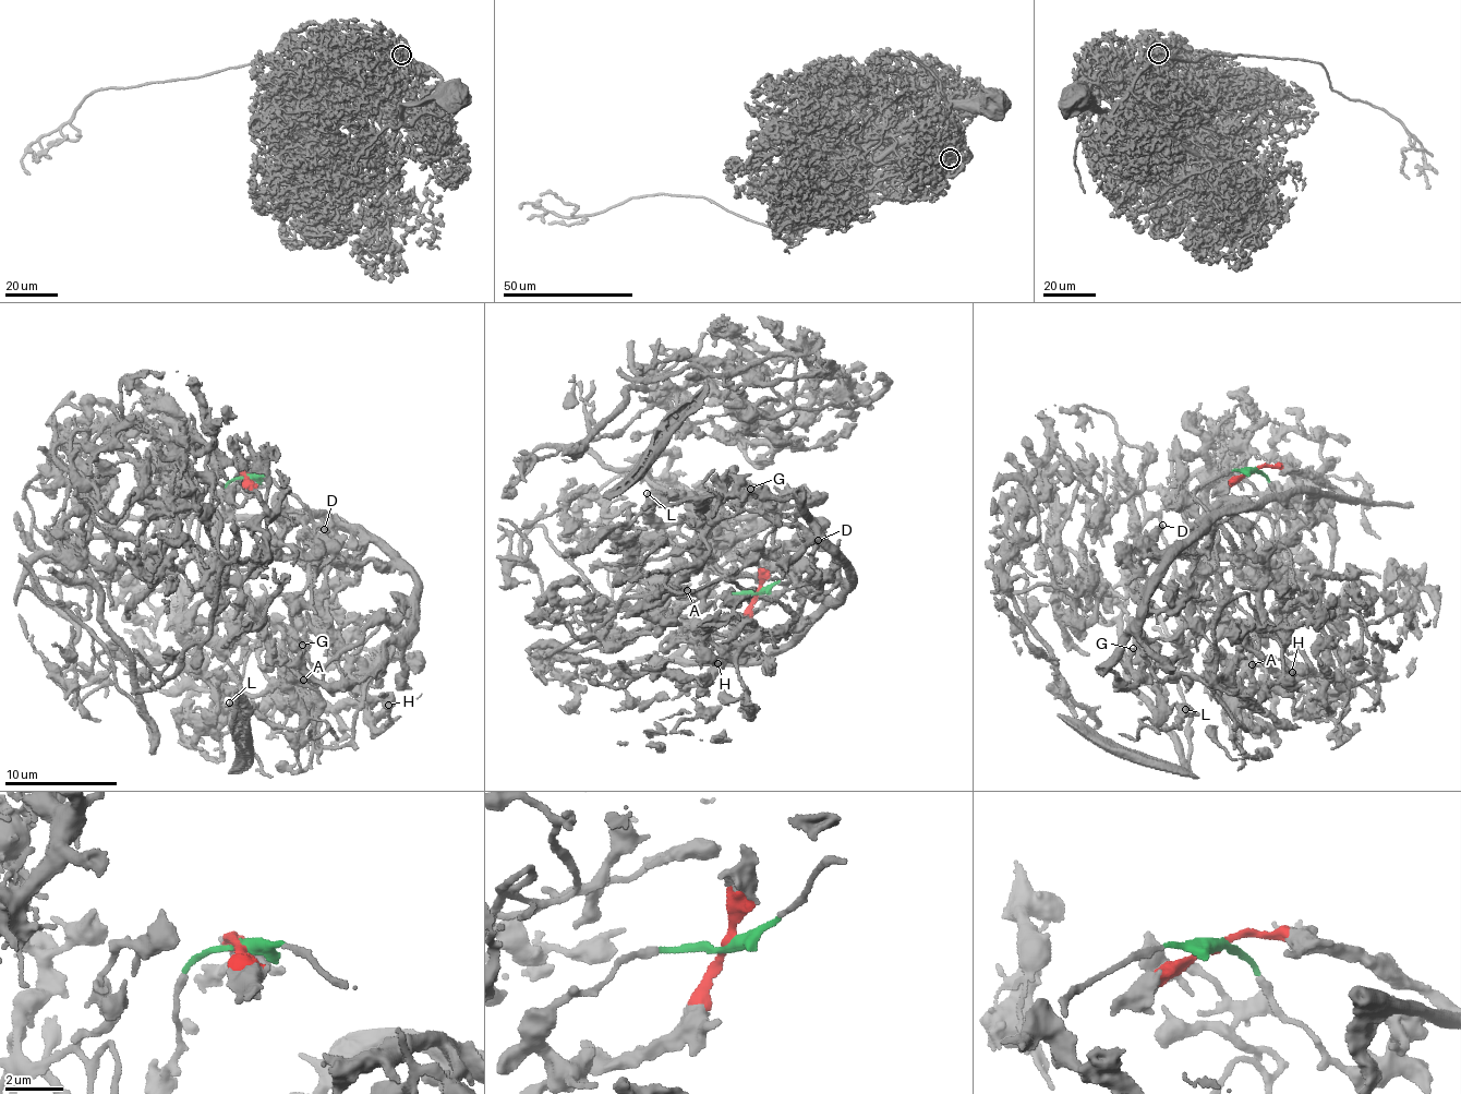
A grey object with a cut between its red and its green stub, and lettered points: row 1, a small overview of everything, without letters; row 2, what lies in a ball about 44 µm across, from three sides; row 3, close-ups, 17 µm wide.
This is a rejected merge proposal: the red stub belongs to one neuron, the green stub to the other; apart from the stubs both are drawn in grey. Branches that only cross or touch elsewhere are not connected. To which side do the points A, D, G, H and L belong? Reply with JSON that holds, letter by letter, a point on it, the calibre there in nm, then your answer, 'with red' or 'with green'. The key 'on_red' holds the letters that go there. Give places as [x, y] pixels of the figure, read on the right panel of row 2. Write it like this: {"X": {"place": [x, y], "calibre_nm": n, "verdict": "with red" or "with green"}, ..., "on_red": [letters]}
{"A": {"place": [1252, 664], "calibre_nm": 380, "verdict": "with green"}, "D": {"place": [1162, 525], "calibre_nm": 400, "verdict": "with green"}, "G": {"place": [1133, 648], "calibre_nm": 280, "verdict": "with red"}, "H": {"place": [1292, 672], "calibre_nm": 400, "verdict": "with green"}, "L": {"place": [1185, 709], "calibre_nm": 600, "verdict": "with green"}, "on_red": ["G"]}

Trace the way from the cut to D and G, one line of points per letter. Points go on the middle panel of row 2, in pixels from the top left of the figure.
D: (759, 591), (803, 557), (786, 582), (722, 570), (696, 518), (714, 537), (804, 515), (819, 540)
G: (759, 591), (741, 622), (683, 658), (773, 658), (848, 588), (798, 502), (750, 489)

